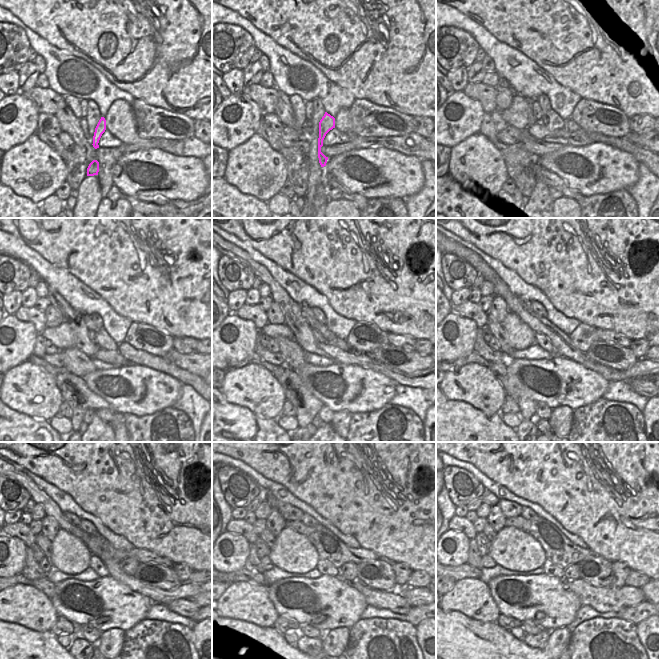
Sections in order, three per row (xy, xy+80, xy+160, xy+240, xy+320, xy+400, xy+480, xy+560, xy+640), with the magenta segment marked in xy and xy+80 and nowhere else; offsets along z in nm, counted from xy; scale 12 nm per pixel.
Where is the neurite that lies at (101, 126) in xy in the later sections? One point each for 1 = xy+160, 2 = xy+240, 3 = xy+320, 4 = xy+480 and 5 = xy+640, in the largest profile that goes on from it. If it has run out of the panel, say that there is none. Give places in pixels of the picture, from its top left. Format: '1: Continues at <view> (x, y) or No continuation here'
1: Continues at xy+160 (551, 120)
2: Continues at xy+240 (105, 341)
3: Continues at xy+320 (307, 313)
4: Continues at xy+480 (70, 517)
5: Continues at xy+640 (509, 508).

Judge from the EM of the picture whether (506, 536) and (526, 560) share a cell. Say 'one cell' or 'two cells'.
one cell

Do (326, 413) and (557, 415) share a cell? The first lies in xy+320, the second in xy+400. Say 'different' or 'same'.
different

